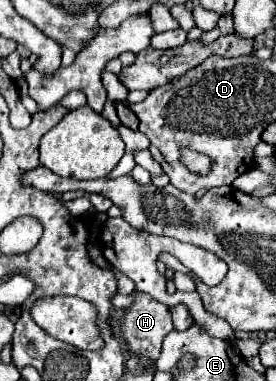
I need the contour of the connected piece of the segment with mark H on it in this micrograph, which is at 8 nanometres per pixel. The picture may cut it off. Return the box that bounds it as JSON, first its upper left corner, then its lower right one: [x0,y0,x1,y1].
[121,291,173,361]

